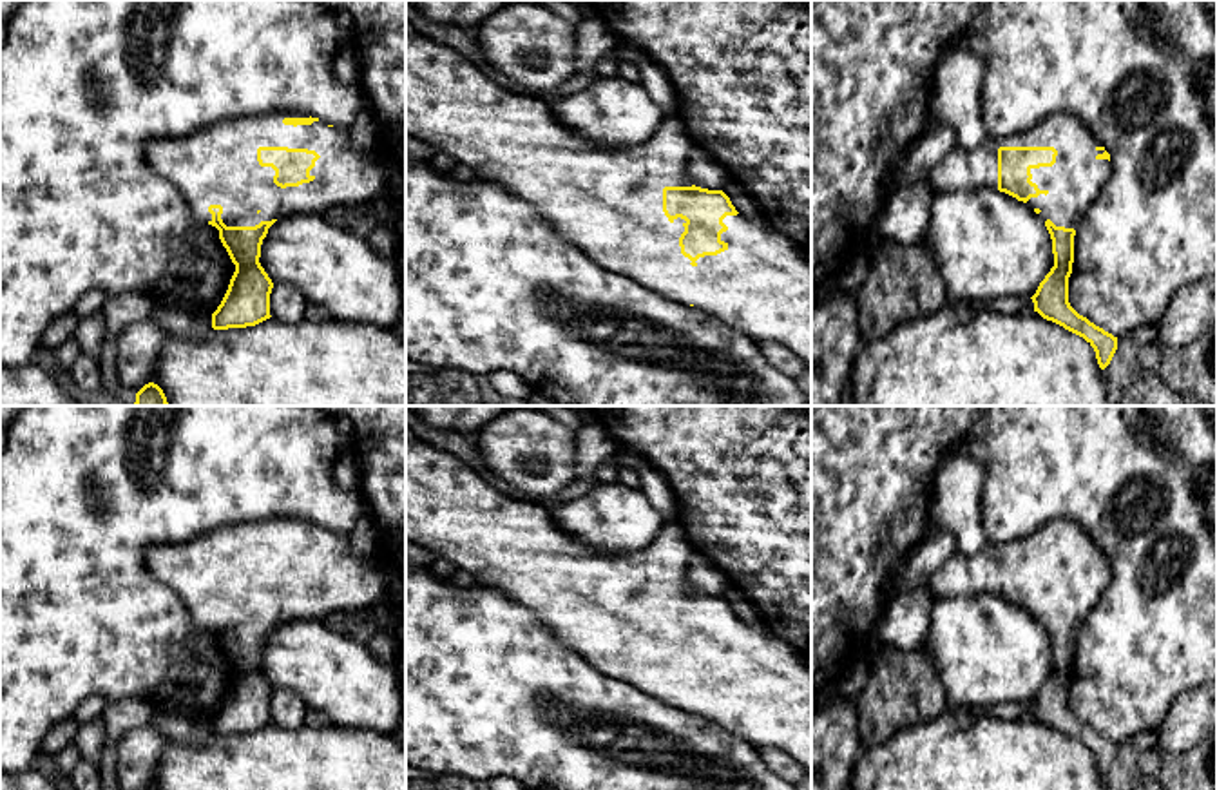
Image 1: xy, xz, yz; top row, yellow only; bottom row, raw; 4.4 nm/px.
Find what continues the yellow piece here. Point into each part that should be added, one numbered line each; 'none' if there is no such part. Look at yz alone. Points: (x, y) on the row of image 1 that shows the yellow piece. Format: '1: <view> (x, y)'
1: yz (1076, 178)

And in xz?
1: xz (609, 203)

